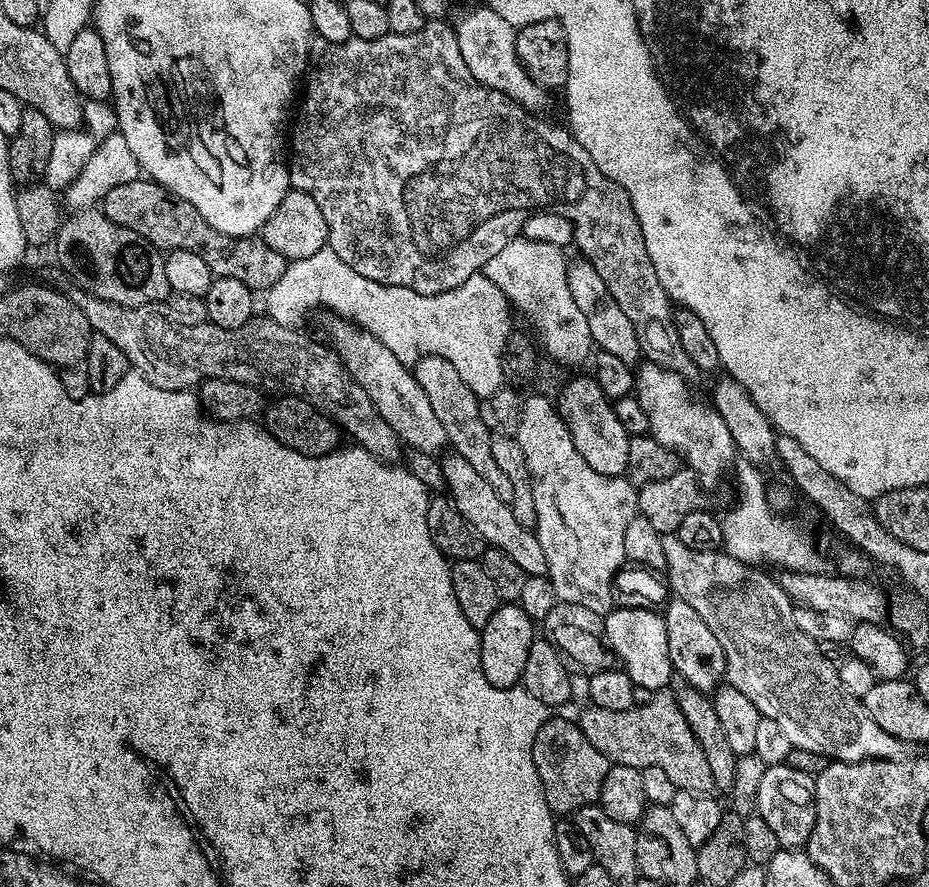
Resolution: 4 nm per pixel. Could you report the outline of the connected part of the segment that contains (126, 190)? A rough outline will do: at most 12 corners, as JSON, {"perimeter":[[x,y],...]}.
{"perimeter":[[151,178],[114,186],[106,218],[155,248],[198,254],[213,277],[272,288],[289,261],[214,230]]}

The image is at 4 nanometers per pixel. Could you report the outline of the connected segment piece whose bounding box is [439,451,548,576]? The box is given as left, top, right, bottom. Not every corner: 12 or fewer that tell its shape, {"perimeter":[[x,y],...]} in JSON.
{"perimeter":[[457,452],[439,462],[452,503],[485,545],[547,576],[546,550]]}

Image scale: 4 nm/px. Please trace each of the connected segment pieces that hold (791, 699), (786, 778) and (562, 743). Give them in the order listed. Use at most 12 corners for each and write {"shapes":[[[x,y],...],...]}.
{"shapes":[[[661,535],[727,683],[792,747],[905,759],[778,580]],[[767,765],[755,815],[781,849],[803,849],[816,821],[813,773]],[[550,718],[532,753],[554,814],[599,801],[610,765],[579,723]]]}

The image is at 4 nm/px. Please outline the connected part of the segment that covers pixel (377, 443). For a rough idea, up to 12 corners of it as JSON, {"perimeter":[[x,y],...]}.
{"perimeter":[[71,297],[162,390],[303,396],[383,464],[402,442],[327,343]]}

